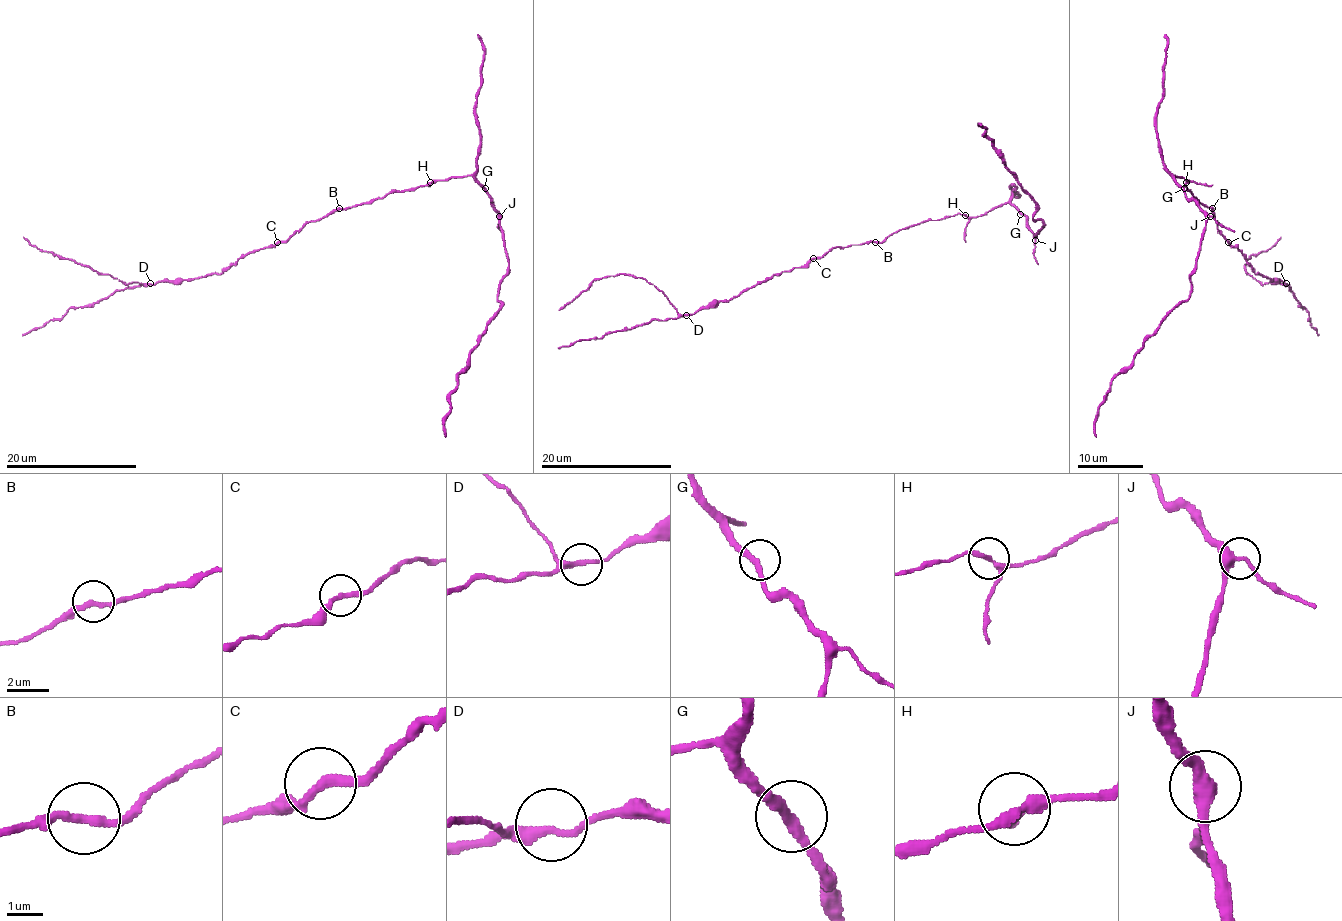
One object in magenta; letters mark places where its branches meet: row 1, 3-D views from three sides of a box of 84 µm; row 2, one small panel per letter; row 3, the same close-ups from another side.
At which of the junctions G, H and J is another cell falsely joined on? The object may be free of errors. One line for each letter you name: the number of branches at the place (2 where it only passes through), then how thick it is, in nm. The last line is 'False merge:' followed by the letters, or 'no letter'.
False merge: no letter

